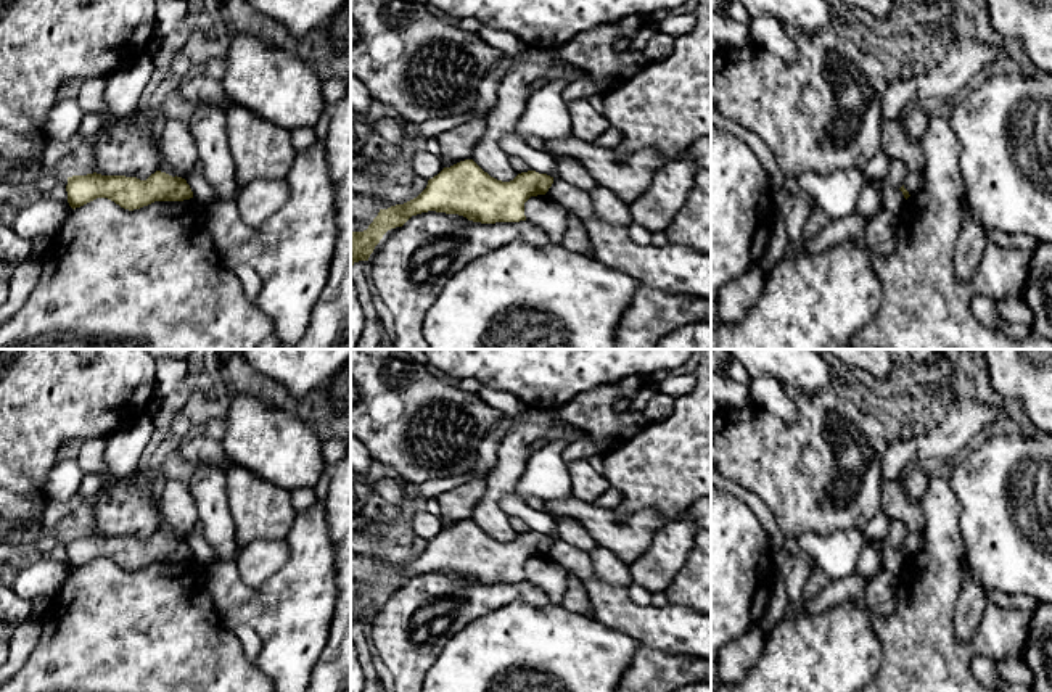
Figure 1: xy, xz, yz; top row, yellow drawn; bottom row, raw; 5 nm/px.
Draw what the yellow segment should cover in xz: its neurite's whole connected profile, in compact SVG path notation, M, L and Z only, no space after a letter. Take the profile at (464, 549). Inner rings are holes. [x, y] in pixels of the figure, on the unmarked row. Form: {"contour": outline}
{"contour": "M473 520L444 528L428 541L417 558L380 570L367 591L352 592L351 628L359 621L368 621L388 591L402 587L412 576L421 573L458 575L481 584L526 581L524 563L531 557L545 555L552 544L553 538L536 531L502 542L484 533Z"}

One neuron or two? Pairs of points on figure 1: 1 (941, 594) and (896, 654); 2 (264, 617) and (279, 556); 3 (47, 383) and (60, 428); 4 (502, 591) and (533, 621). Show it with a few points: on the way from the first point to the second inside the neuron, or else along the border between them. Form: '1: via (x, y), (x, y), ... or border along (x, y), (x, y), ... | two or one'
1: via (927, 609), (922, 628), (911, 639) | one
2: border along (285, 539), (288, 559), (256, 591) | two
3: via (47, 395), (49, 417) | one
4: border along (550, 602), (530, 605), (512, 601), (480, 618) | two

